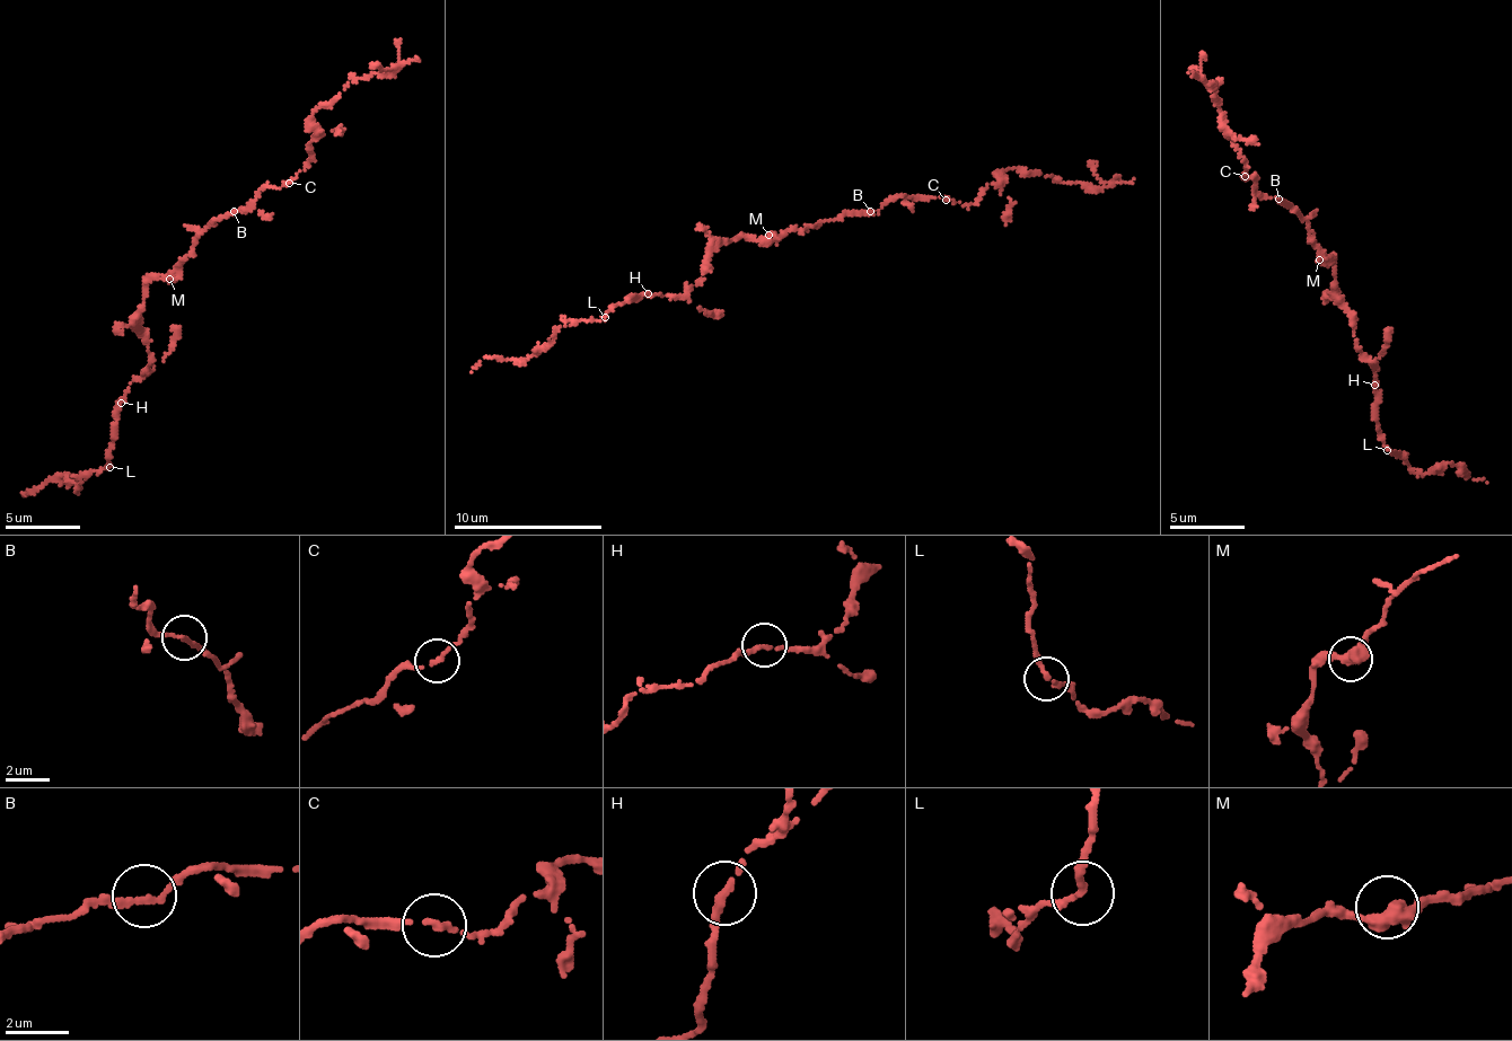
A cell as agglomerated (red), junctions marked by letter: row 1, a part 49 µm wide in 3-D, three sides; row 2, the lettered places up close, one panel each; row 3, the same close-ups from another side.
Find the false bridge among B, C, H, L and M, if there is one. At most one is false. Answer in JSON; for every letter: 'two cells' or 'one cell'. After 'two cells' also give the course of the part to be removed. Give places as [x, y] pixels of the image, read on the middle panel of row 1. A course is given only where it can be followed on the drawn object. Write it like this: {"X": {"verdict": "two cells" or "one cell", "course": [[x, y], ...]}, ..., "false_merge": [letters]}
{"B": {"verdict": "one cell"}, "C": {"verdict": "one cell"}, "H": {"verdict": "one cell"}, "L": {"verdict": "one cell"}, "M": {"verdict": "one cell"}, "false_merge": []}

